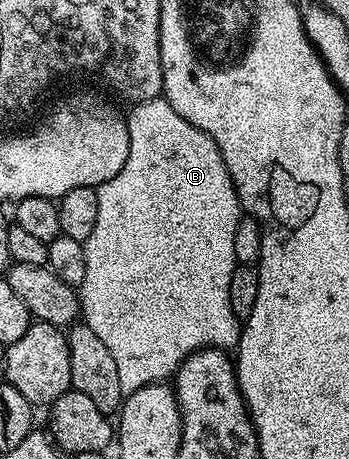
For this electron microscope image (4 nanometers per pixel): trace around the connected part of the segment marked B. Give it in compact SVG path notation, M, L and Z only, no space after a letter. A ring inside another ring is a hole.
M163 98L142 100L134 103L127 112L129 125L129 149L127 162L123 162L123 170L115 174L107 182L103 182L97 189L99 198L99 215L95 227L91 230L91 238L83 243L87 258L87 274L83 278L79 289L79 312L83 323L95 330L99 337L111 350L111 358L115 358L115 366L119 373L119 390L128 394L135 390L143 390L148 384L159 384L168 381L176 373L178 366L184 362L192 352L200 348L219 348L222 350L236 349L241 341L242 321L237 319L235 310L231 310L231 274L237 269L235 256L235 230L243 217L243 209L237 191L233 185L231 174L219 154L219 146L199 126L191 126L183 114L175 114L175 106L171 106Z

